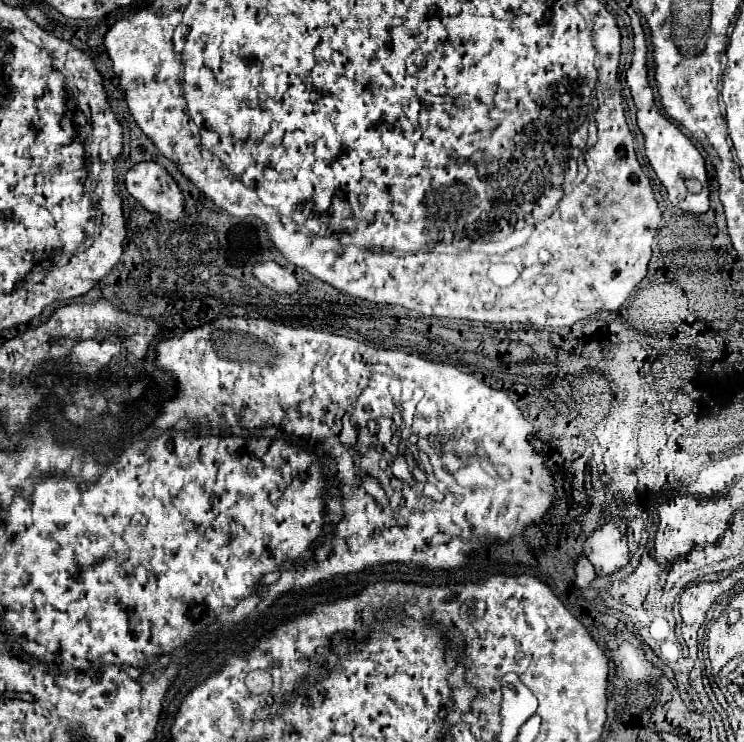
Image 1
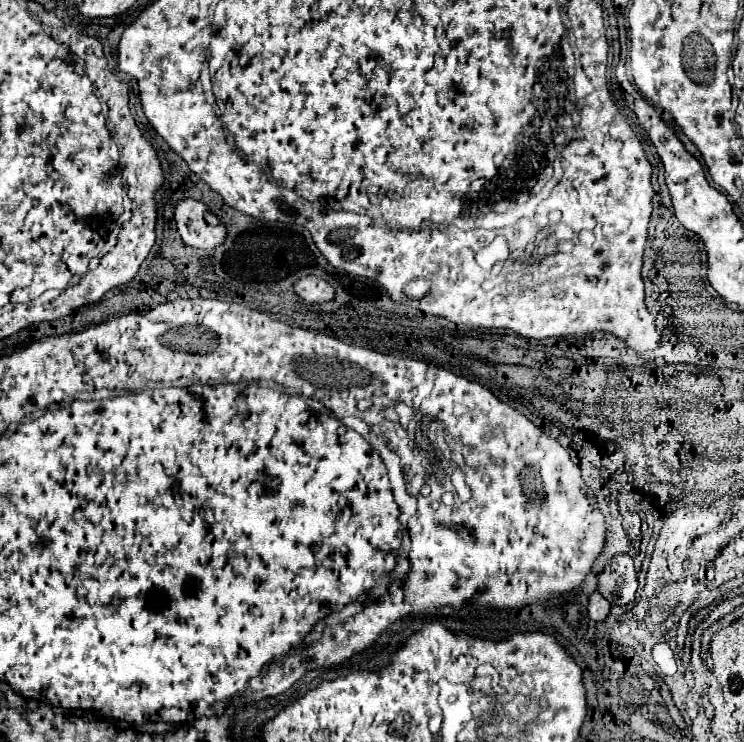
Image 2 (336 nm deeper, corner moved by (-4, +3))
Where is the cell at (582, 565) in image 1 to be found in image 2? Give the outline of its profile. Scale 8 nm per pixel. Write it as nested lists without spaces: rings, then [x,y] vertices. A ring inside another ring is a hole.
[[[594,592],[590,596],[590,602],[588,602],[588,616],[594,620],[594,622],[604,622],[606,616],[610,612],[610,604],[604,600],[604,596],[600,596],[598,592]]]

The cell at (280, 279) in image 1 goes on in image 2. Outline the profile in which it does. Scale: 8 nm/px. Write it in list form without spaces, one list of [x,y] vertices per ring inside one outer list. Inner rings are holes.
[[[306,276],[306,278],[298,280],[296,286],[294,286],[294,292],[302,300],[306,300],[310,304],[314,304],[314,302],[328,302],[328,300],[334,298],[334,288],[326,280],[318,278],[318,276]]]

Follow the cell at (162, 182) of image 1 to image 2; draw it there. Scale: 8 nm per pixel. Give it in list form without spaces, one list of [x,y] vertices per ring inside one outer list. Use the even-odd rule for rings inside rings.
[[[192,198],[176,206],[176,224],[186,246],[212,250],[226,240],[226,226],[206,204]]]

